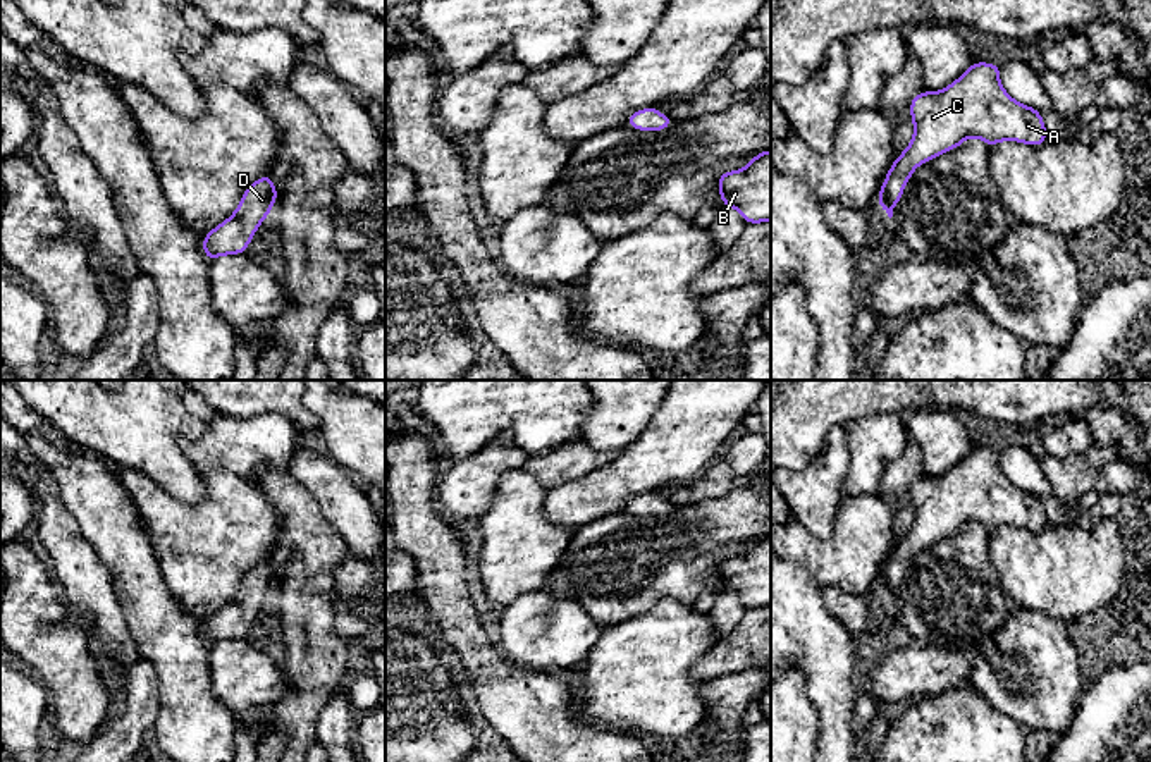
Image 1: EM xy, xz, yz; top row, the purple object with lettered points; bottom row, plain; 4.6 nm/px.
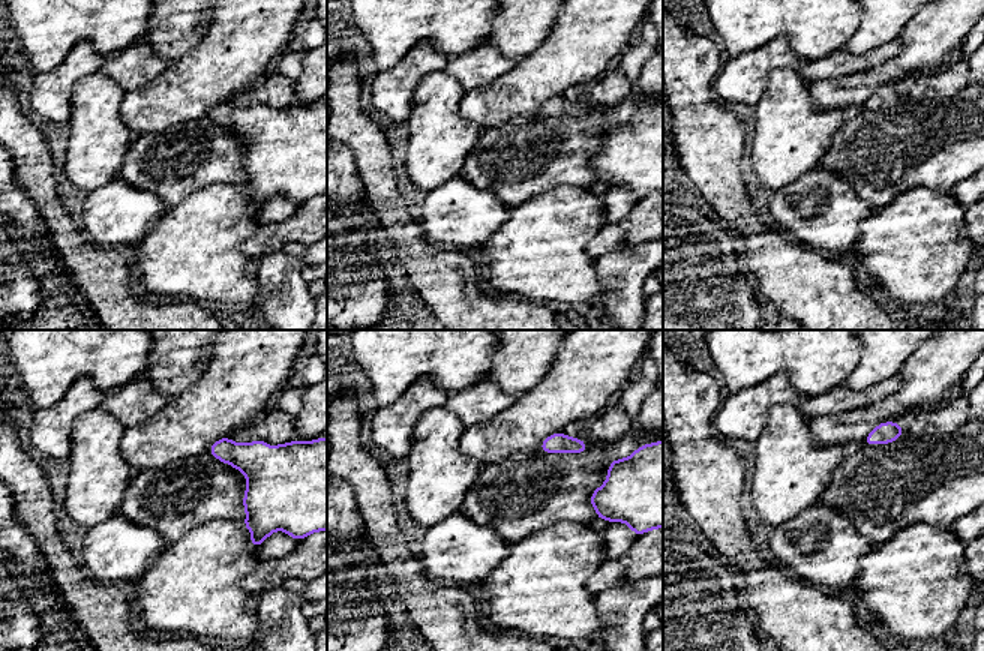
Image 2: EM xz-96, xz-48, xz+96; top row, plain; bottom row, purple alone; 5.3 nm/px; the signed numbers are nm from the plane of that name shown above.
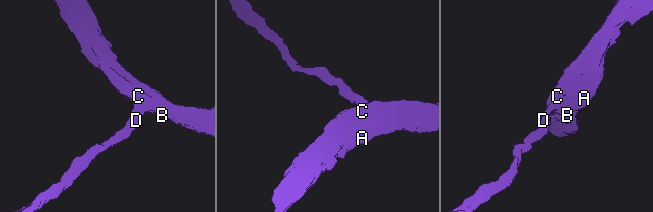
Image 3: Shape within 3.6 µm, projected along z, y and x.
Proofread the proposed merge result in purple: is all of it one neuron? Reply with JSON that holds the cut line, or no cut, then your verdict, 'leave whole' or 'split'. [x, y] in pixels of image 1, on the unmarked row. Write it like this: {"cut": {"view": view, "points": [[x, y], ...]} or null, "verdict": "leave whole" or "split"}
{"cut": null, "verdict": "leave whole"}

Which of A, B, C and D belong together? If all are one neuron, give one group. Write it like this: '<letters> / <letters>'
A B C D

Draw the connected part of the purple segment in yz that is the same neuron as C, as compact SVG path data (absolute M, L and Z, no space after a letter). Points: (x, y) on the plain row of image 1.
M974 447L958 464L941 476L922 476L910 487L914 523L907 535L896 542L879 575L877 592L888 602L900 587L912 557L945 537L958 533L969 523L982 525L989 533L1001 526L1019 526L1041 532L1048 525L1044 506L1037 494L1013 485L1000 468L1000 451Z

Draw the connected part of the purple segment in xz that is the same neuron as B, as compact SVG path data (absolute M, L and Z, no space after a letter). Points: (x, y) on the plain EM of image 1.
M771 535L755 540L742 556L717 562L721 592L740 597L745 609L771 607Z

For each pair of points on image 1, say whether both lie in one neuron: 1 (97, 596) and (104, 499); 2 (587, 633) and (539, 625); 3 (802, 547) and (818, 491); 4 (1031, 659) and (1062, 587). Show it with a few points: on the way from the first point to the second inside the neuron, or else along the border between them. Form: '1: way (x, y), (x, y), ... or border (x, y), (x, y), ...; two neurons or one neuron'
1: border (78, 525), (83, 539), (107, 570), (116, 597); two neurons
2: way (575, 633), (551, 633); one neuron
3: border (840, 504), (826, 539), (814, 537), (790, 515); two neurons
4: border (1012, 606), (1036, 609), (1067, 623); two neurons

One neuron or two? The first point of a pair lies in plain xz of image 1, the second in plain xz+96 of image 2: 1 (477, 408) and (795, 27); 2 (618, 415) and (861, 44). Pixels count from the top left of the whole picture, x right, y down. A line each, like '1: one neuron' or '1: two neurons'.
1: one neuron
2: one neuron

